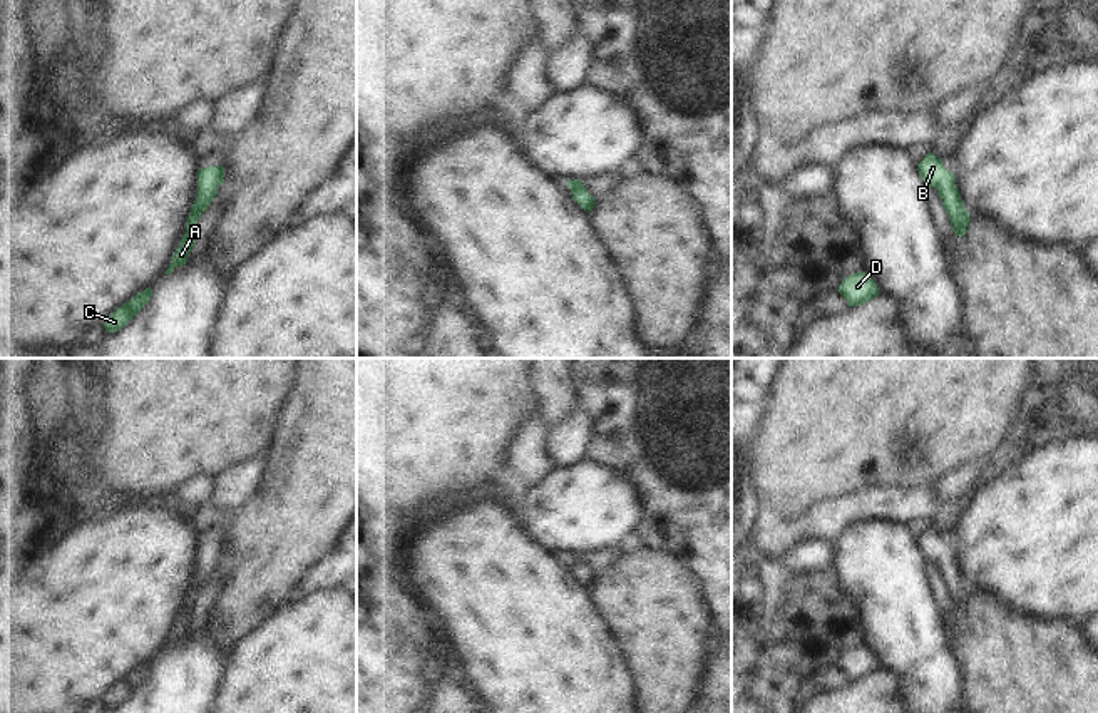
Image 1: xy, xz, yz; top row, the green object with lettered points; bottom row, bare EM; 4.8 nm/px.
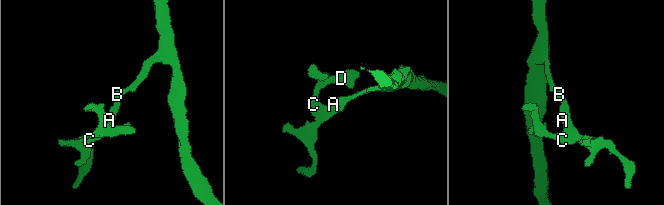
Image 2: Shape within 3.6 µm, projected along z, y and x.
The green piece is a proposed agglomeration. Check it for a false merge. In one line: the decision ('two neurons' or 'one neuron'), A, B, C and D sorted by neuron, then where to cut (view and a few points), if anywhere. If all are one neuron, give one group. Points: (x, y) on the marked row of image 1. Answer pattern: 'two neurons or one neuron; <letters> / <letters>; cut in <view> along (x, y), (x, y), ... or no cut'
one neuron; A B C D; no cut

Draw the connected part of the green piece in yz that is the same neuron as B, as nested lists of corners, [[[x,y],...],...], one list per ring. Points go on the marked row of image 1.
[[[929,152],[919,164],[917,171],[927,187],[936,187],[949,214],[956,236],[964,236],[971,221],[961,194],[956,187],[956,176],[942,166],[942,161]]]

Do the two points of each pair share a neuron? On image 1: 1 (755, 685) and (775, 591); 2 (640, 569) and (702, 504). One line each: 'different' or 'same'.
1: same
2: different

